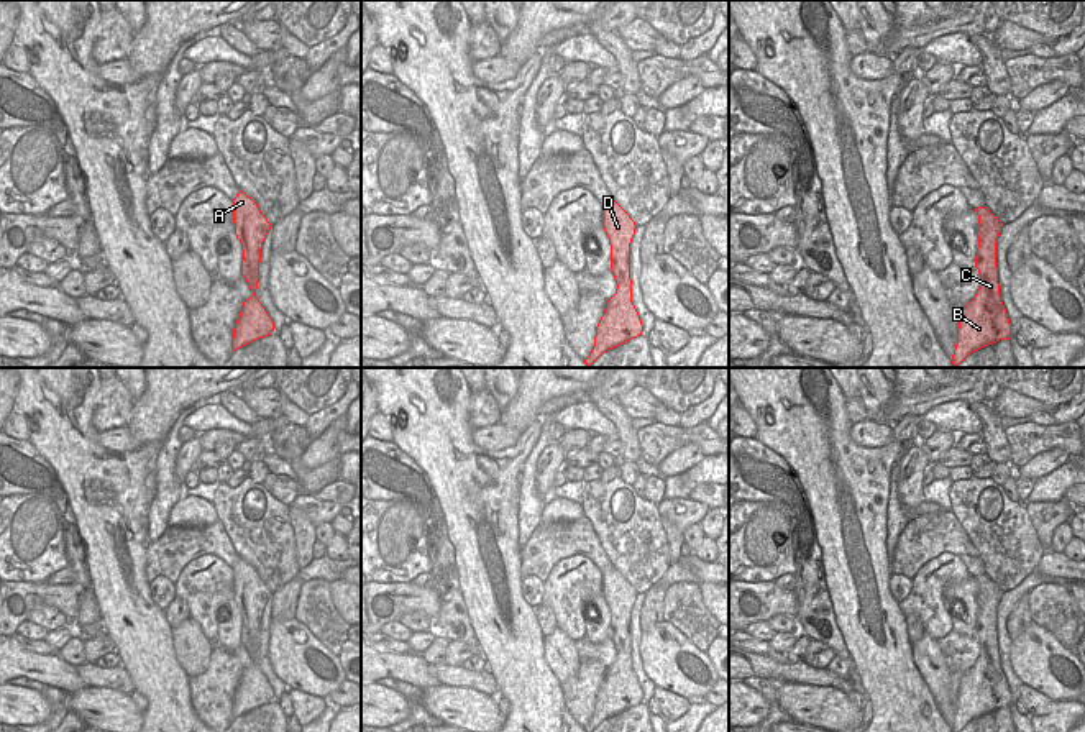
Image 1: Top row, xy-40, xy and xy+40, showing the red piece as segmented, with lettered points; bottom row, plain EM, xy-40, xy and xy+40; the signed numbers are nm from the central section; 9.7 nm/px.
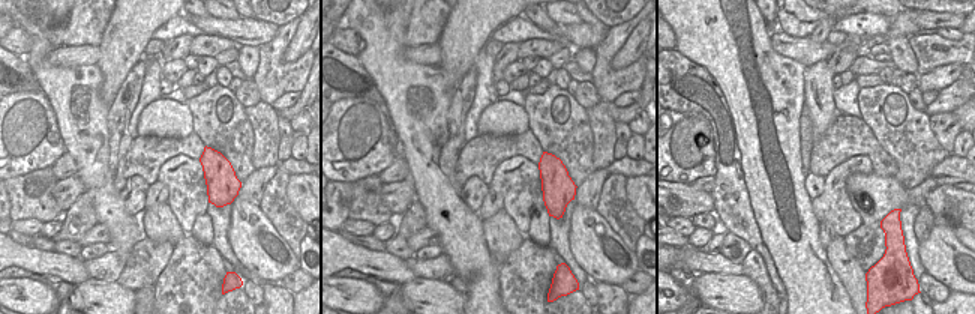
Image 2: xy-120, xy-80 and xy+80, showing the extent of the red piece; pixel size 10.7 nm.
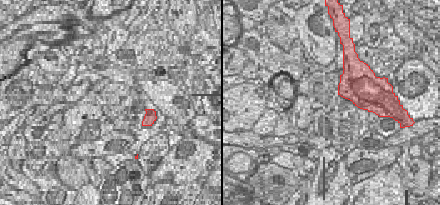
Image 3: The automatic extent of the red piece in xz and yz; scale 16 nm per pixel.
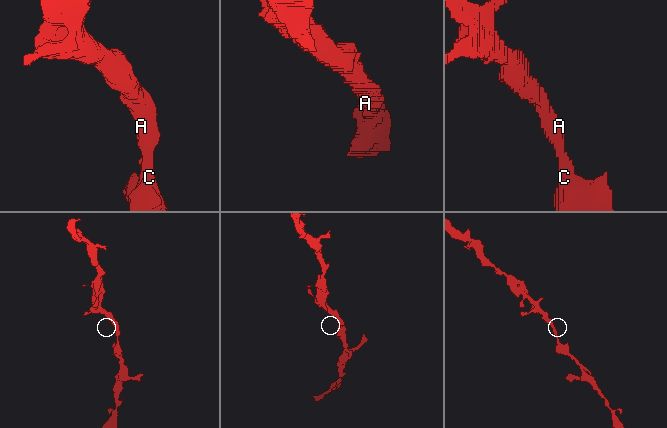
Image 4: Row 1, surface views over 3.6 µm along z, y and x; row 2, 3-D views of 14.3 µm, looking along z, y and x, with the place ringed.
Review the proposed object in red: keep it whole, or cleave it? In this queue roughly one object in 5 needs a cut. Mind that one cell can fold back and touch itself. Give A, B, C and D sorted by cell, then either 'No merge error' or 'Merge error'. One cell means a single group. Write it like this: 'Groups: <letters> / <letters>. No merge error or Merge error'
Groups: A B C D. No merge error.

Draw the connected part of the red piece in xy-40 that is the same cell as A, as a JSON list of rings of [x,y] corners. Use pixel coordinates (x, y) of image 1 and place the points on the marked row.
[[[238,192],[233,202],[235,235],[241,243],[241,276],[253,295],[245,299],[240,317],[233,328],[231,351],[236,351],[274,332],[274,322],[256,297],[259,281],[261,248],[271,223],[261,213],[258,204],[245,192]]]

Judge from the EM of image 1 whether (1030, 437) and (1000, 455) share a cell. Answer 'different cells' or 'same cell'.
different cells

